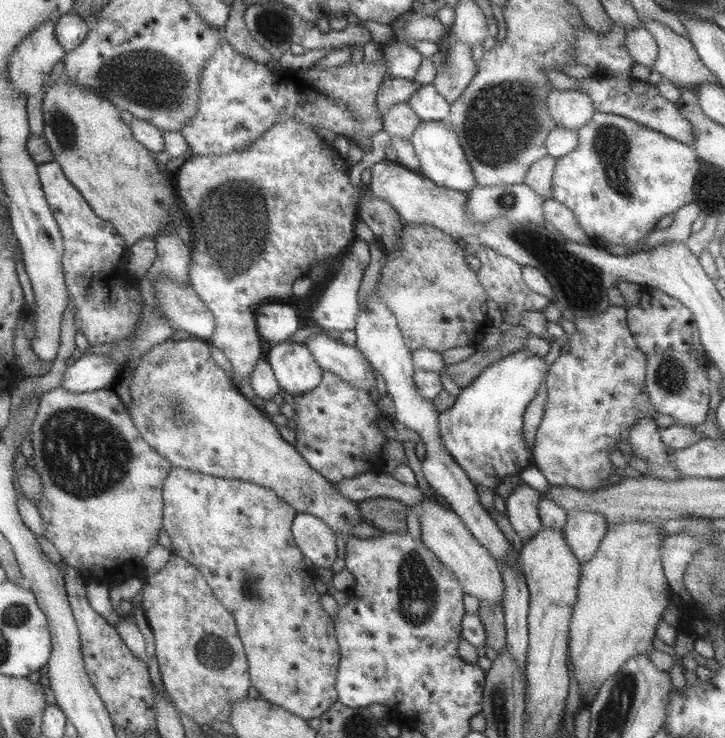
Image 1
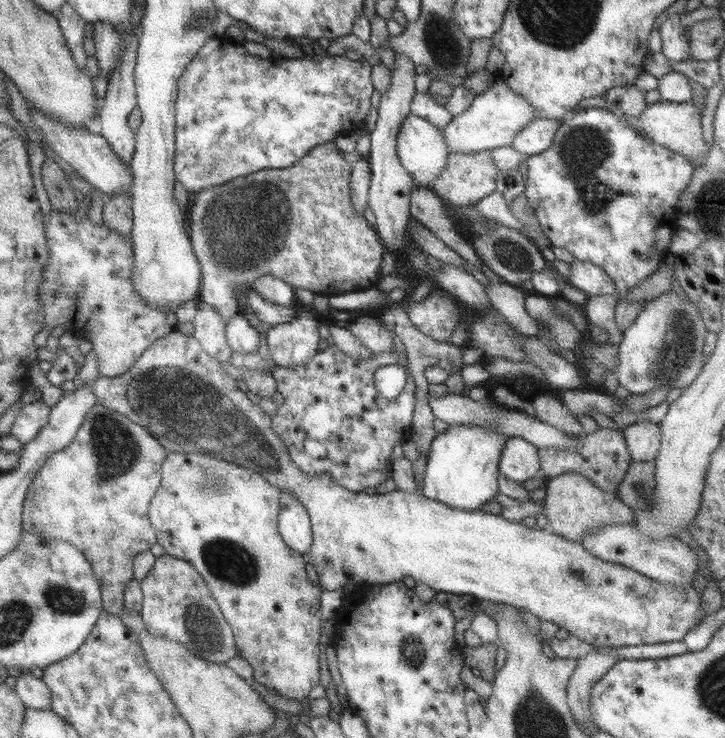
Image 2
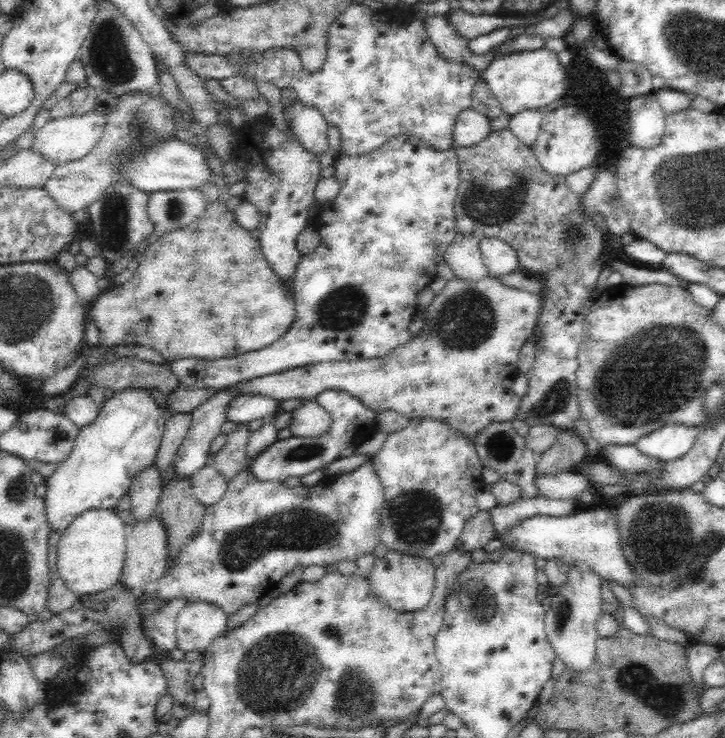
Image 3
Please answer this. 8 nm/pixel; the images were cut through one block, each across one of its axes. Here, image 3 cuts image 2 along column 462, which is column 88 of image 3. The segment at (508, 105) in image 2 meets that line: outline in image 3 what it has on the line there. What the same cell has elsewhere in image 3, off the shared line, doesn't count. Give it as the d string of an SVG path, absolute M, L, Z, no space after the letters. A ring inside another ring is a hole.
M95 110L78 116L63 116L57 119L51 118L44 126L36 129L30 148L57 165L78 160L86 156L98 144L98 141L104 134L106 122L106 115L99 114Z

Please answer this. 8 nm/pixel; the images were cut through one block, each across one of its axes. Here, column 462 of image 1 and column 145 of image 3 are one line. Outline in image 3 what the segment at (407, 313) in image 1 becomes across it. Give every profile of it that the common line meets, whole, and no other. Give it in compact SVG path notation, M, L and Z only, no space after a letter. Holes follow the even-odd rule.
M224 189L220 192L219 199L210 203L206 202L206 210L204 214L192 222L190 226L184 226L180 230L172 230L168 234L164 234L162 238L158 238L156 242L152 242L143 250L140 255L140 262L128 282L116 286L112 290L102 291L98 298L92 304L88 305L87 321L98 327L100 346L112 348L116 345L139 345L148 346L158 353L162 354L165 361L174 361L180 358L204 358L207 360L215 360L222 358L234 357L240 354L252 353L256 350L267 348L277 342L290 330L294 318L296 318L296 300L293 284L288 287L280 277L272 270L267 263L264 253L261 249L259 239L254 239L250 235L250 231L242 228L236 220L235 211L227 208L227 199Z

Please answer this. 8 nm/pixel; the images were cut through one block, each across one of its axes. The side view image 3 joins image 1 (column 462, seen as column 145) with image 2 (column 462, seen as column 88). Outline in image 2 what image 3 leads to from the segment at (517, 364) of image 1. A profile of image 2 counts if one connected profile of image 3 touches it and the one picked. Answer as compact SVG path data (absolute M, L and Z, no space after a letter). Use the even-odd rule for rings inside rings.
M450 424L446 432L438 433L431 442L422 495L455 509L480 510L482 504L500 493L499 462L508 439L508 435L490 428Z

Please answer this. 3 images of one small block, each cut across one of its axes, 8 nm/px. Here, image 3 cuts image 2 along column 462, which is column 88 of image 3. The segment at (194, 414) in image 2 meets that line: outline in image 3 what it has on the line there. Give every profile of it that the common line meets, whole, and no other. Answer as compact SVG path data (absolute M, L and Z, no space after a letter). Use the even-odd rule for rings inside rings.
M90 509L78 514L60 534L57 543L57 576L78 596L112 588L120 581L124 568L128 529L113 509Z

